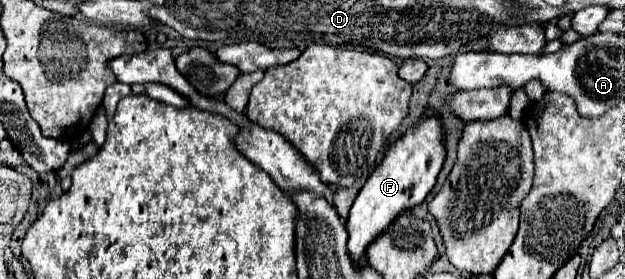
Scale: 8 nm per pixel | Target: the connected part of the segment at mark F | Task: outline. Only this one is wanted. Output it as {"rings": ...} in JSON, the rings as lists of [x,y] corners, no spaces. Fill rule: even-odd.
{"rings":[[[428,117],[412,125],[396,143],[392,143],[382,159],[382,163],[368,177],[360,189],[348,217],[348,251],[354,261],[360,261],[366,255],[366,247],[378,231],[384,231],[402,211],[420,205],[426,195],[436,185],[436,177],[442,169],[446,157],[444,147],[444,129],[438,117]]]}

